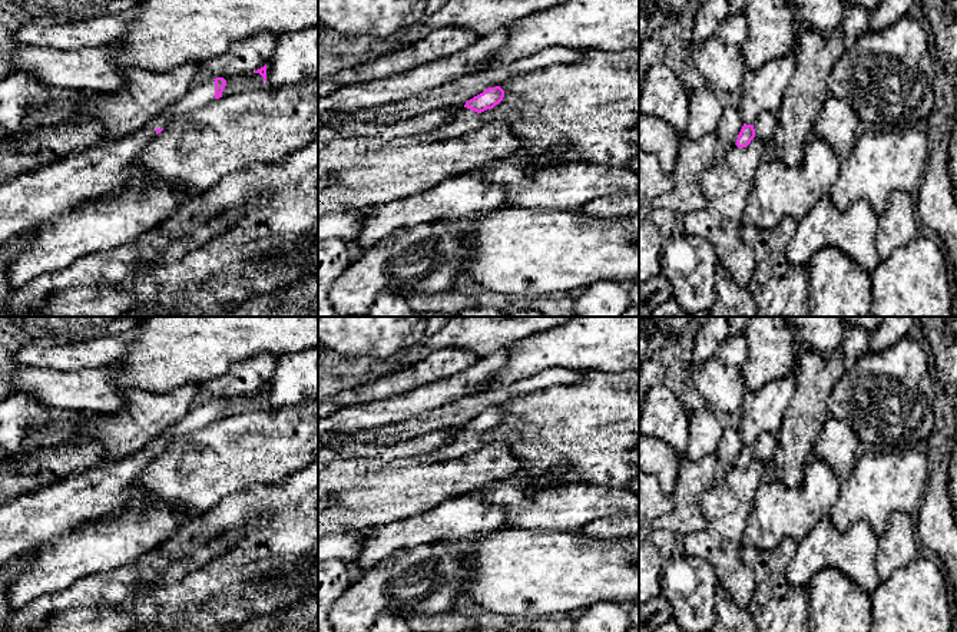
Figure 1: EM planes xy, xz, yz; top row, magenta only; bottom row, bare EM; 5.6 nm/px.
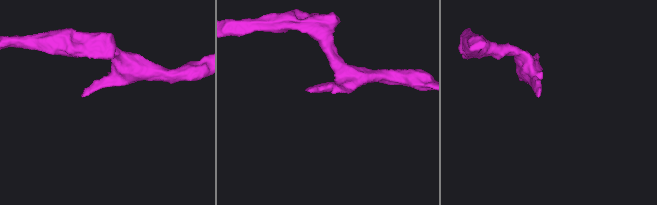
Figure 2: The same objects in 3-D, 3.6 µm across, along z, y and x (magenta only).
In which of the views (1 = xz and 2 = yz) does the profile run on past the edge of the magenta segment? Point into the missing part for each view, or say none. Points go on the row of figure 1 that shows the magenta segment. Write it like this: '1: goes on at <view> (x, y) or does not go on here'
1: goes on at xz (464, 121)
2: goes on at yz (764, 125)

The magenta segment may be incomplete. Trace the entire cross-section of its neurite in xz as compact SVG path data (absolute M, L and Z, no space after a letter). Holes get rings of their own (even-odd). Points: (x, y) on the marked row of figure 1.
M500 86L486 89L483 93L467 100L464 106L457 107L453 119L427 139L431 142L444 140L480 129L484 125L480 113L493 109L503 97L504 90Z

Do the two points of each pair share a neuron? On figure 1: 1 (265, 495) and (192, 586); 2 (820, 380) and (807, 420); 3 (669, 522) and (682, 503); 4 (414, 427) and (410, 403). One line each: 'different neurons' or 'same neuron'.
1: same neuron
2: same neuron
3: same neuron
4: different neurons

